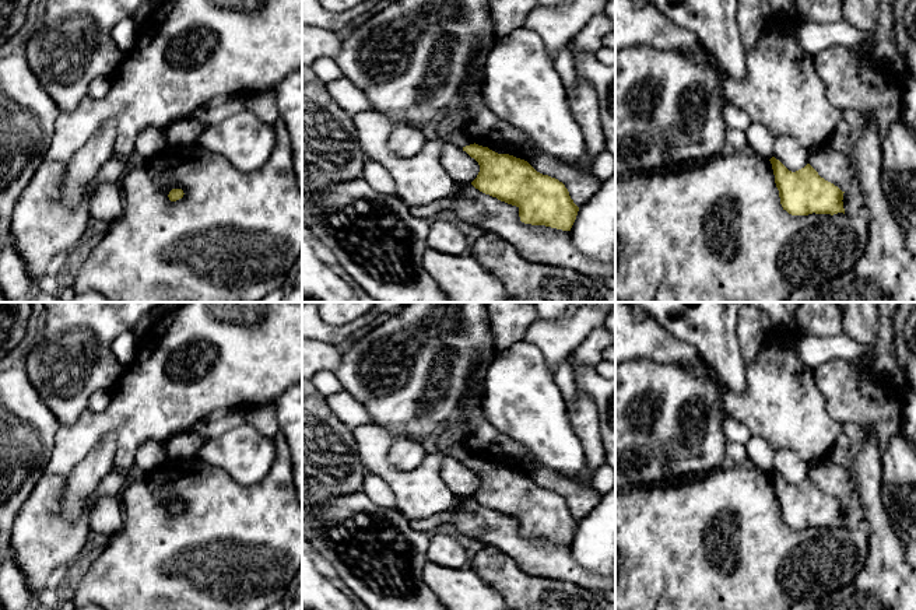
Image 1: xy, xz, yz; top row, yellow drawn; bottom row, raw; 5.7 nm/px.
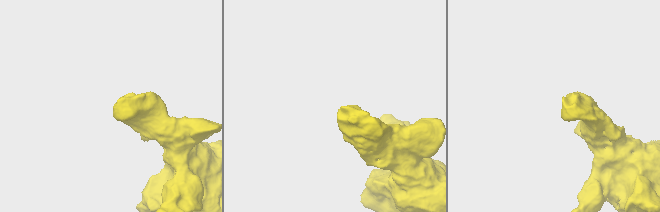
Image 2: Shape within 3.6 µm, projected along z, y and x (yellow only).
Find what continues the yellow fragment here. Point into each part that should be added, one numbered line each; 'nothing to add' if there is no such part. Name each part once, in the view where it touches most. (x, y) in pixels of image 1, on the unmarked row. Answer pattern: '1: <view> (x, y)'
nothing to add

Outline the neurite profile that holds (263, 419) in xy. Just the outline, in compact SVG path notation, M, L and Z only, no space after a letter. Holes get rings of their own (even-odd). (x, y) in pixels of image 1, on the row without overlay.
M262 404L257 409L250 410L246 416L246 423L271 439L280 431L275 411L273 406L269 404Z

